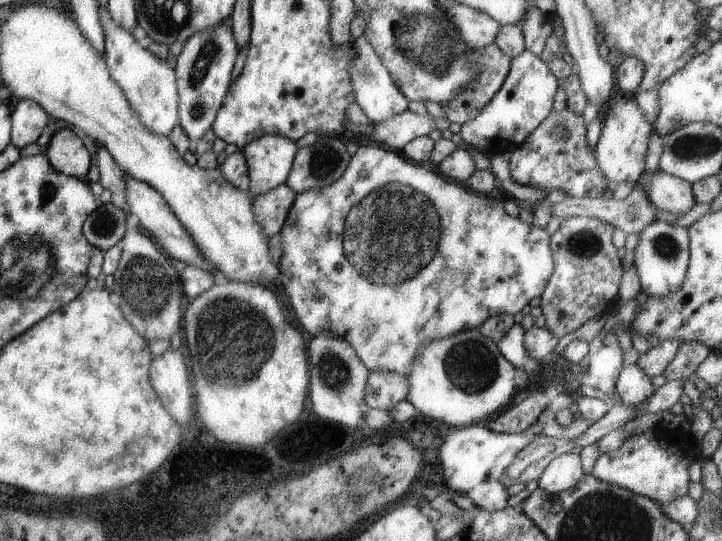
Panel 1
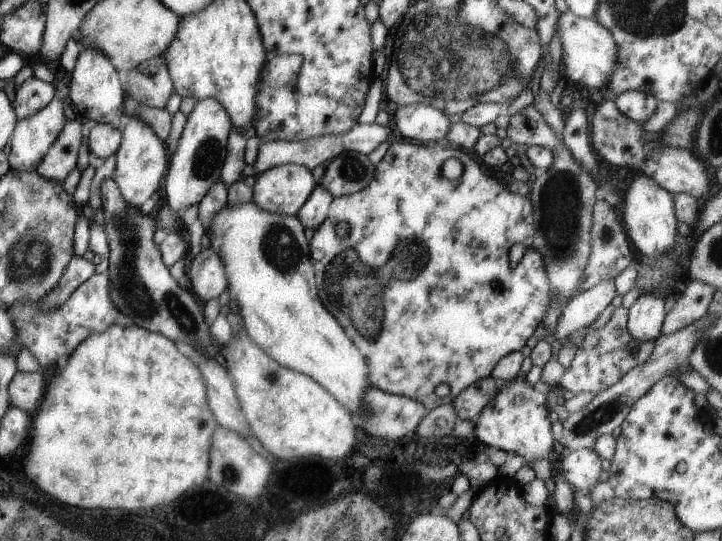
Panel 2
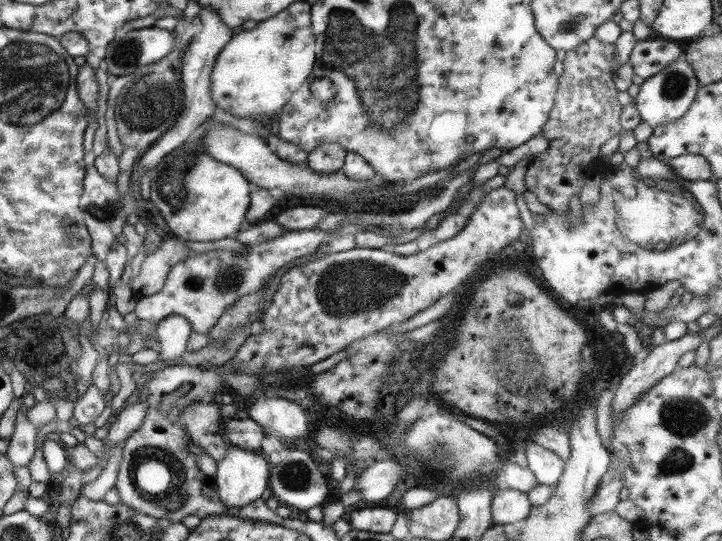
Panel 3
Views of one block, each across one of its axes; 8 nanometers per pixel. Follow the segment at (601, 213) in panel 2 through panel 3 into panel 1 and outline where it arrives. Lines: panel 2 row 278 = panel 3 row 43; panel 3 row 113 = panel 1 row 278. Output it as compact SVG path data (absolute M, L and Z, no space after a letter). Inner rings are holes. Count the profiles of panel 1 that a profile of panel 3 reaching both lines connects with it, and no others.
M585 216L562 219L557 230L549 238L553 270L543 292L540 309L544 327L551 336L561 338L599 314L613 308L623 270L617 250L611 243L614 228L603 220Z

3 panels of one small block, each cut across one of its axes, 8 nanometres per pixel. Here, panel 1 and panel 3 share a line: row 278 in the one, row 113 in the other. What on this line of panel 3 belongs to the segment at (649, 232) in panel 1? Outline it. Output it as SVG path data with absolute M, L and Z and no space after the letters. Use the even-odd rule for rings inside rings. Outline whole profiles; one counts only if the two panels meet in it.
M681 52L673 62L669 62L657 74L644 79L639 85L639 90L633 103L641 120L653 128L657 125L667 124L676 118L681 118L691 102L693 102L699 87L700 84L695 74L693 74L693 70L691 70L691 66L687 64L686 56Z

